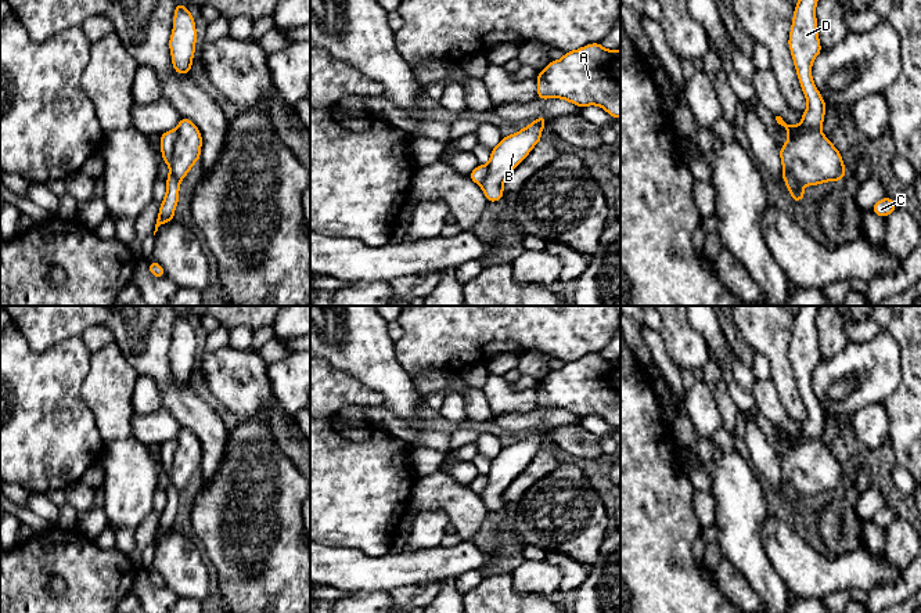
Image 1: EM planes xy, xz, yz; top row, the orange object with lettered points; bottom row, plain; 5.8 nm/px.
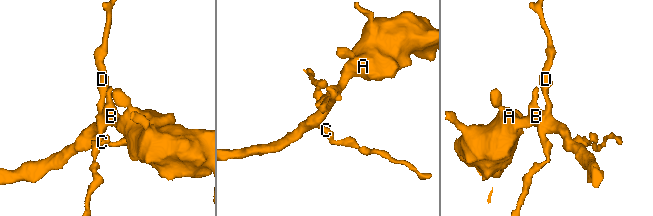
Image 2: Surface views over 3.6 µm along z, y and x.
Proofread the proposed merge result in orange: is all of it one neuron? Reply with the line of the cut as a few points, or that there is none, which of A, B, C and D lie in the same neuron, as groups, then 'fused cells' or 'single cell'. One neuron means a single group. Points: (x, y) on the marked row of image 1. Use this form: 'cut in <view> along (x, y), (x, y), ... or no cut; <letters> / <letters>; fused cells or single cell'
no cut; A B C D; single cell

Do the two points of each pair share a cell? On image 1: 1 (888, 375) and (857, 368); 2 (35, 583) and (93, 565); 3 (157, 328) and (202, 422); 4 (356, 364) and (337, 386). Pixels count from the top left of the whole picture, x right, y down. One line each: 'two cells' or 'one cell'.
1: one cell
2: one cell
3: one cell
4: two cells

